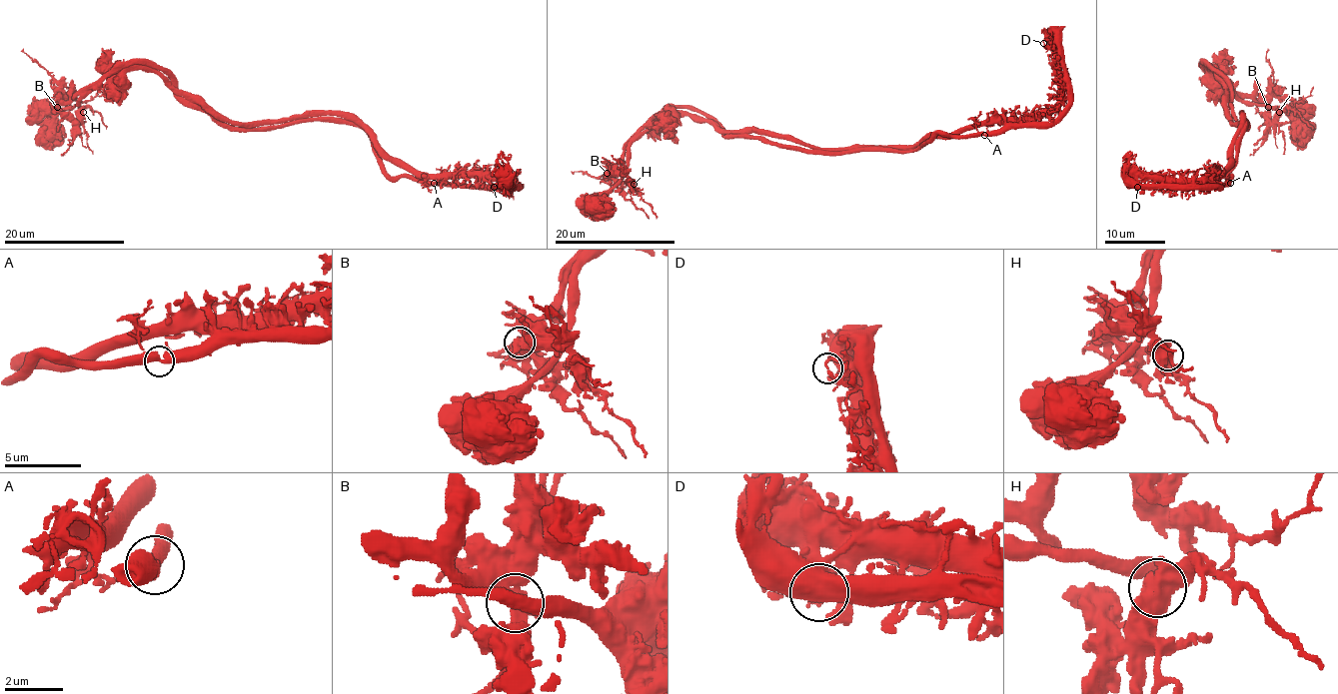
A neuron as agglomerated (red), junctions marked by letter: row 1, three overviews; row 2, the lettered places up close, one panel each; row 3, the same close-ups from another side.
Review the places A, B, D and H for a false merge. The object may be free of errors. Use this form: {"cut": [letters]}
{"cut": ["D"]}

